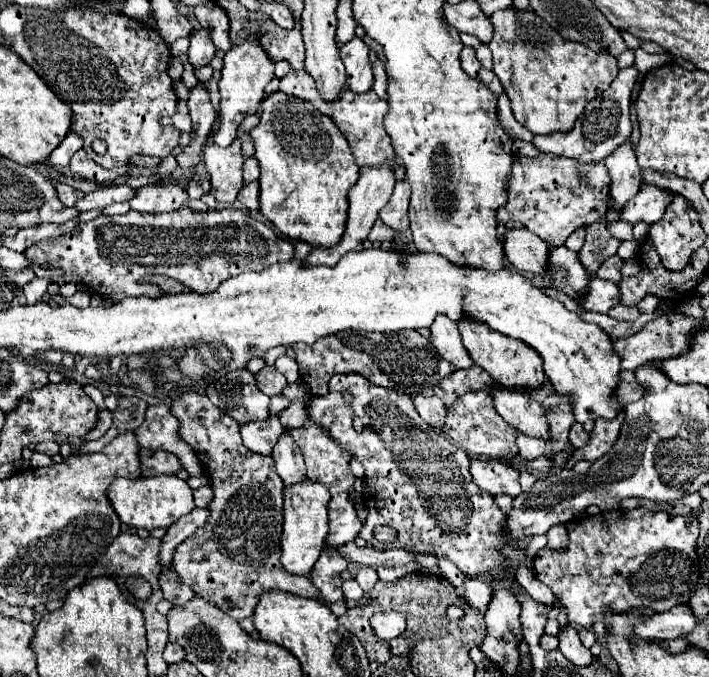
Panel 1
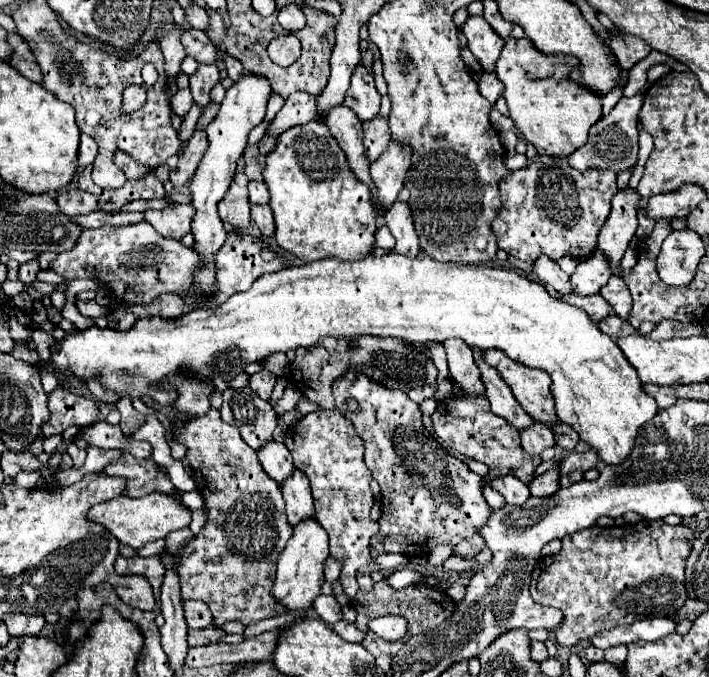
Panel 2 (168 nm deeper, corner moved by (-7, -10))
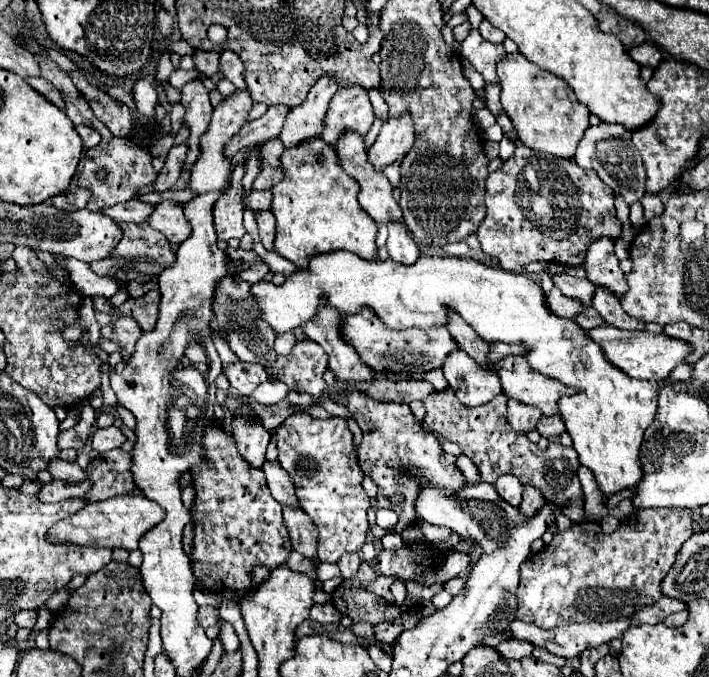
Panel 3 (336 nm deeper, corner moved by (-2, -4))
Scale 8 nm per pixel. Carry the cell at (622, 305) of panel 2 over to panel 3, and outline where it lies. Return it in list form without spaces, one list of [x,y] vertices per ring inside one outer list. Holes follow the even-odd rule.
[[[596,290],[596,294],[594,294],[594,308],[604,318],[604,322],[614,326],[614,328],[644,330],[644,322],[638,322],[636,318],[630,318],[622,310],[620,302],[616,302],[616,298],[612,298],[612,294],[608,294],[606,290]]]

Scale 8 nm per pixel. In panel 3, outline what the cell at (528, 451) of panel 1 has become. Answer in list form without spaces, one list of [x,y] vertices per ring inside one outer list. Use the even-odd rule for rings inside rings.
[[[508,400],[508,422],[510,426],[520,432],[520,434],[526,434],[528,430],[536,428],[536,422],[540,420],[542,412],[538,408],[532,408],[524,402],[518,402],[518,400]]]

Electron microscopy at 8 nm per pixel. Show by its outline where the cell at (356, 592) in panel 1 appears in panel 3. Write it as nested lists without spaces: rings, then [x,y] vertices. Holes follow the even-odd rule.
[[[292,414],[276,430],[278,462],[290,474],[302,510],[318,528],[318,560],[336,564],[346,552],[358,552],[368,534],[366,510],[370,498],[362,488],[362,470],[356,462],[352,432],[344,418],[316,420],[308,414]]]

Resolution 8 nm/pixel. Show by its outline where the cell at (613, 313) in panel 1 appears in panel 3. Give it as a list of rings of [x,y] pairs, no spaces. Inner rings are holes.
[[[592,306],[584,308],[578,316],[574,316],[574,322],[576,322],[580,328],[584,326],[584,330],[590,330],[590,328],[596,328],[596,326],[602,326],[602,324],[604,324],[602,318],[600,318],[600,314],[596,314],[596,310],[594,310]]]

